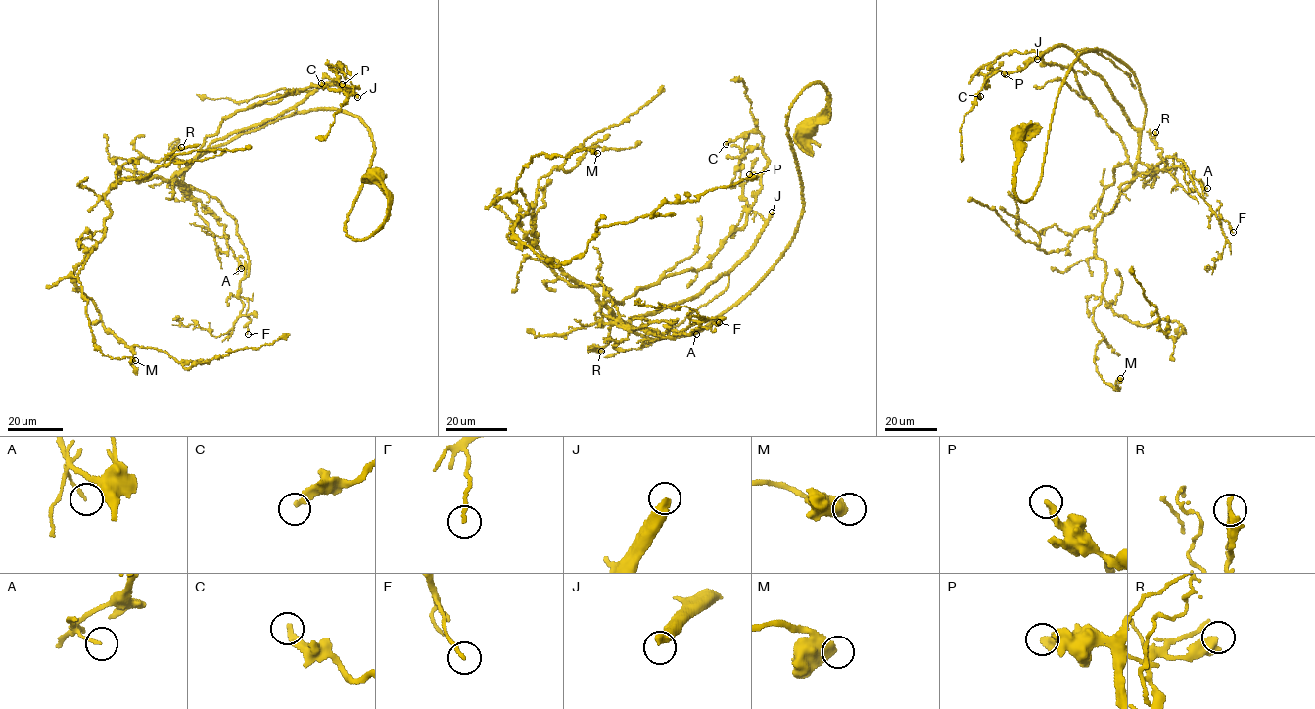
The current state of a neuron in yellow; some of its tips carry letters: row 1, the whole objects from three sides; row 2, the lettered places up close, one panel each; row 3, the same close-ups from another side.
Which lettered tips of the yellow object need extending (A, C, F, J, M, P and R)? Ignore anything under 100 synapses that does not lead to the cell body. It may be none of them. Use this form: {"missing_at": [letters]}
{"missing_at": ["J"]}

